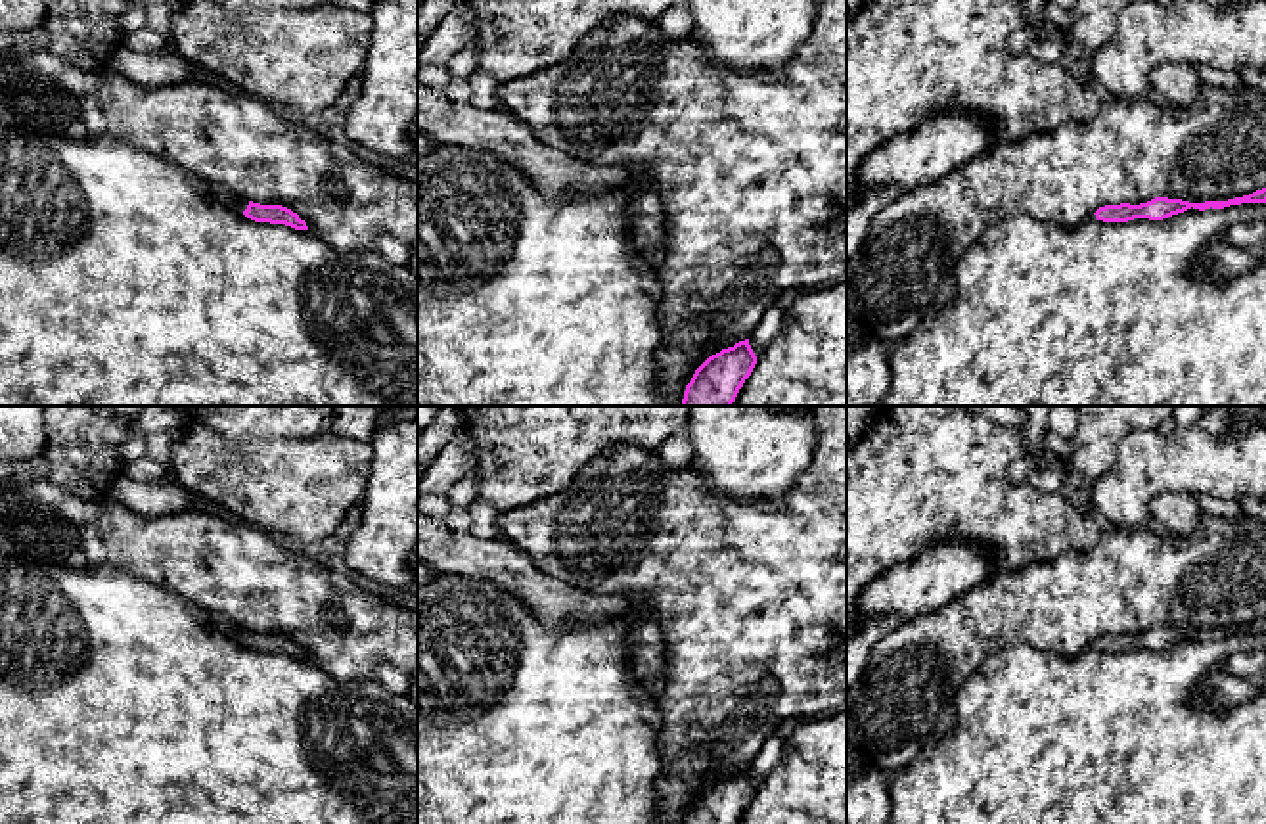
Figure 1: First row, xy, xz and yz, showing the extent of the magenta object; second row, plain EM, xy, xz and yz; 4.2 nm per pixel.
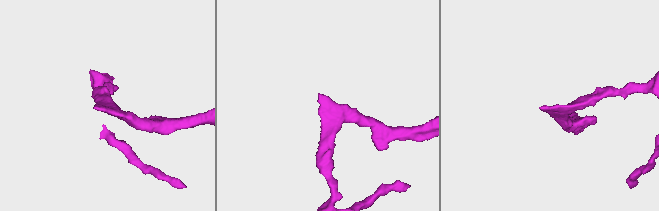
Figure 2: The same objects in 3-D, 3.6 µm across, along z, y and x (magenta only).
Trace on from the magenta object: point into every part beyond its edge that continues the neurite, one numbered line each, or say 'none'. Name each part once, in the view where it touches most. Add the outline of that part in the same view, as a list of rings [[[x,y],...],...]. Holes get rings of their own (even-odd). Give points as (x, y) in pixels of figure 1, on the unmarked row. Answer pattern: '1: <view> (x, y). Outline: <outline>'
1: xy (238, 633). Outline: [[[207,611],[207,619],[211,625],[215,625],[216,629],[220,629],[222,632],[226,632],[228,636],[232,636],[237,642],[243,642],[249,634],[247,629],[243,629],[239,625],[232,627],[226,617],[220,617],[216,613]]]

